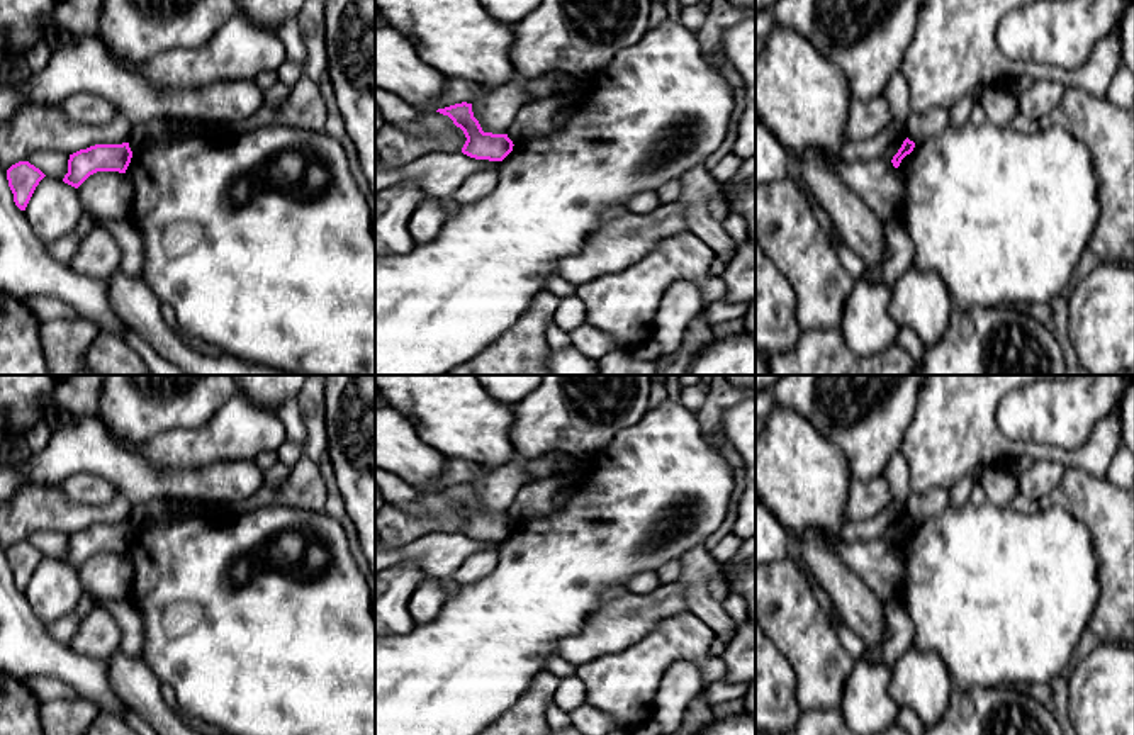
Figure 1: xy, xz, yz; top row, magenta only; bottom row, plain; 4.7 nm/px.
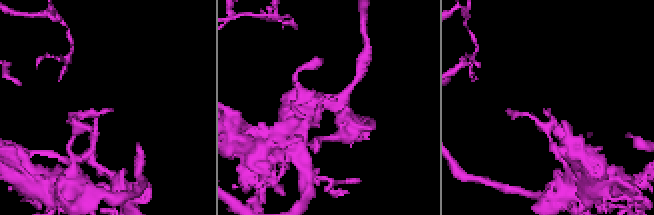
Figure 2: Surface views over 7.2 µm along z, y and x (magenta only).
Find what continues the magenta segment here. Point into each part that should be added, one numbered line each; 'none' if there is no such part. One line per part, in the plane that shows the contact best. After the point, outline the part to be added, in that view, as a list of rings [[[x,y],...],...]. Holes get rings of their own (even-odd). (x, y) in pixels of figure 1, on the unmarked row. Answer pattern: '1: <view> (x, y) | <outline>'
none

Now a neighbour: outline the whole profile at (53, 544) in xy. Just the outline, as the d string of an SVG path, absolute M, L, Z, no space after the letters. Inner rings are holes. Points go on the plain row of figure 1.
M34 531L25 541L39 548L46 557L63 560L68 553L68 535L59 531Z

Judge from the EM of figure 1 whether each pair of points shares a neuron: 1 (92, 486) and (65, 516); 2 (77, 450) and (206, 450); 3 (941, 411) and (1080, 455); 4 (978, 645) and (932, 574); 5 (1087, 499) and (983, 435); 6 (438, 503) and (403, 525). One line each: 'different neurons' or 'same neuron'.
1: different neurons
2: different neurons
3: same neuron
4: same neuron
5: different neurons
6: same neuron

